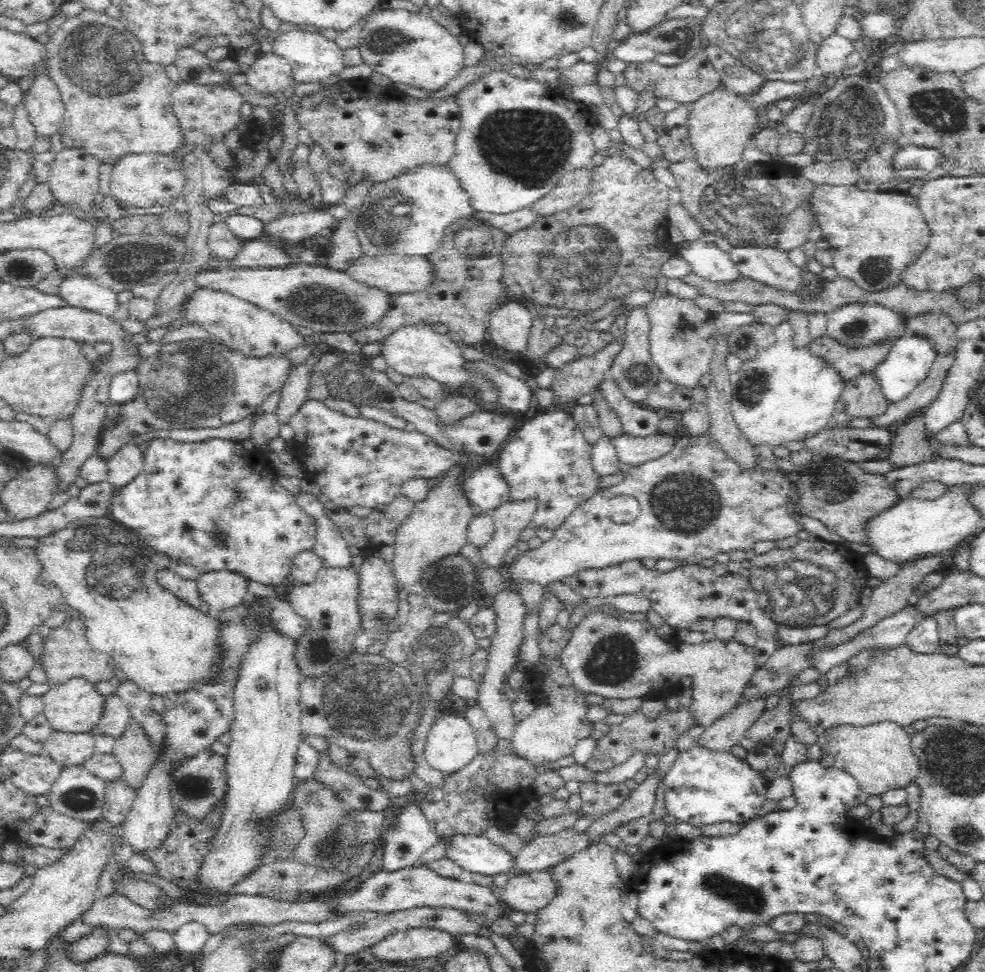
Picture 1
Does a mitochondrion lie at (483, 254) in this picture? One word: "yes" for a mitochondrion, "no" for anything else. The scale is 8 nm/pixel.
no

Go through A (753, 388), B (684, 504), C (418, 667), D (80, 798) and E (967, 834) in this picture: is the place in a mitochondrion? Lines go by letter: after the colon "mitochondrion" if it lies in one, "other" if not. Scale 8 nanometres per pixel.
A: mitochondrion
B: mitochondrion
C: mitochondrion
D: mitochondrion
E: mitochondrion

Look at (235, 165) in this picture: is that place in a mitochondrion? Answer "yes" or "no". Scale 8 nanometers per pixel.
no

